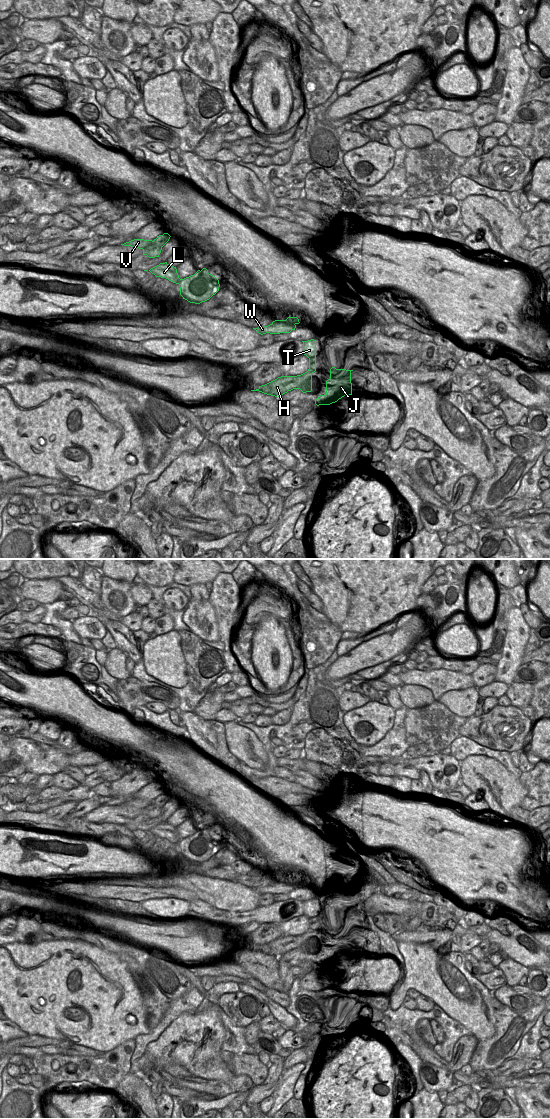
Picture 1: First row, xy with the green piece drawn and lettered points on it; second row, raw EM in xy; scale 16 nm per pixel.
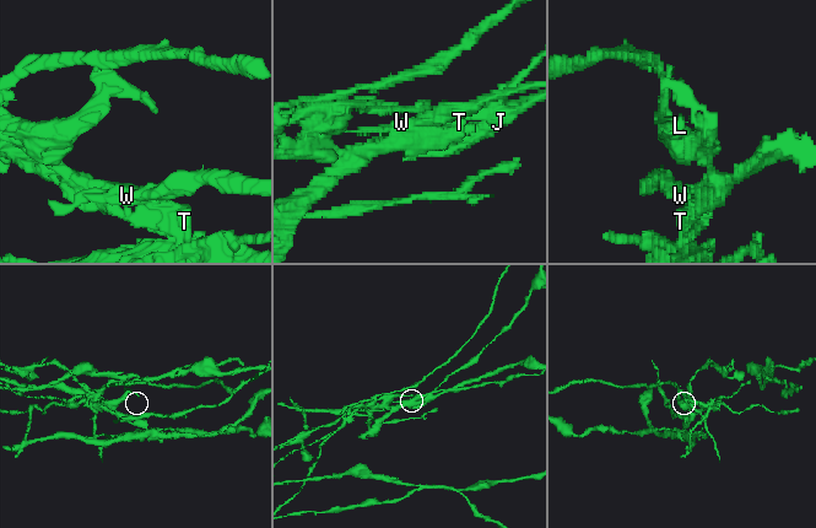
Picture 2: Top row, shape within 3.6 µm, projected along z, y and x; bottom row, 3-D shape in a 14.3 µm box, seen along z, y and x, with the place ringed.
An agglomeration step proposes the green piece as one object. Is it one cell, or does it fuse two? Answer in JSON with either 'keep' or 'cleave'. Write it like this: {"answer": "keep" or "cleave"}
{"answer": "cleave"}

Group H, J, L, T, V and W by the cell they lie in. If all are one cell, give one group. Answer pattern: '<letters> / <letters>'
H J L T W / V

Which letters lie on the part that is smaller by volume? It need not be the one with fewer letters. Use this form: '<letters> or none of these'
V

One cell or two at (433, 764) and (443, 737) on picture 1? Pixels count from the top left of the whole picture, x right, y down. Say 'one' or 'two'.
two

